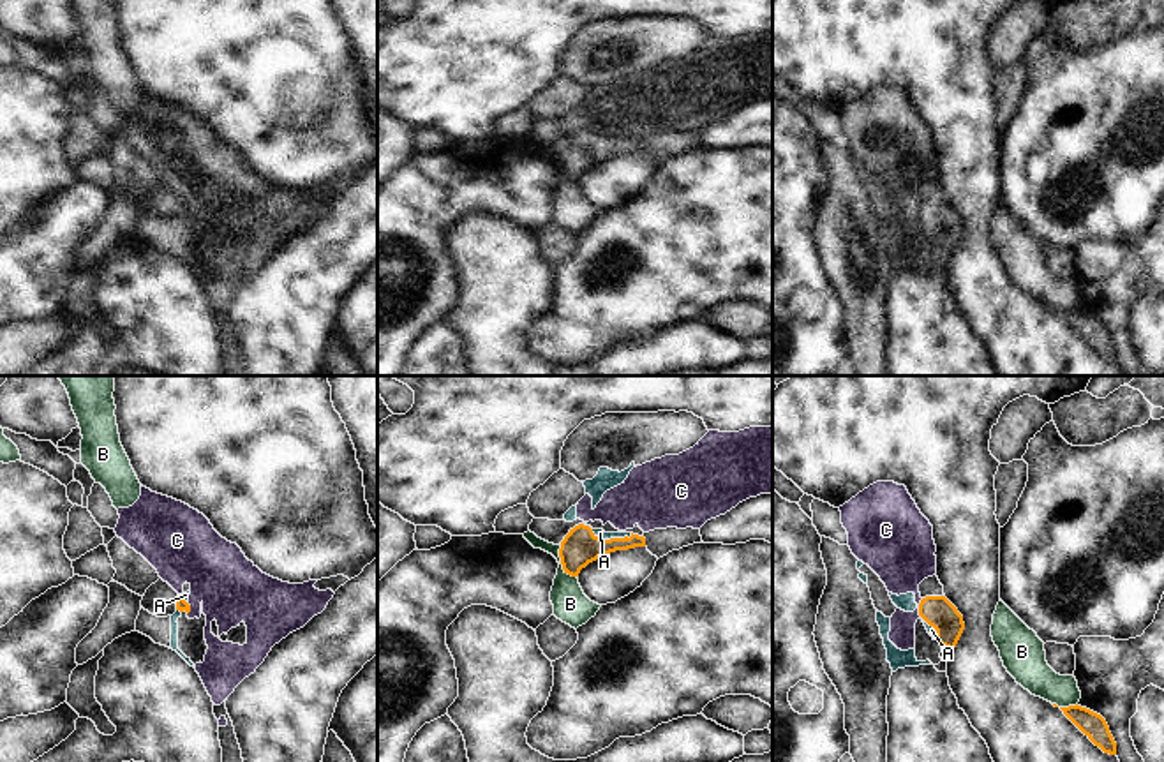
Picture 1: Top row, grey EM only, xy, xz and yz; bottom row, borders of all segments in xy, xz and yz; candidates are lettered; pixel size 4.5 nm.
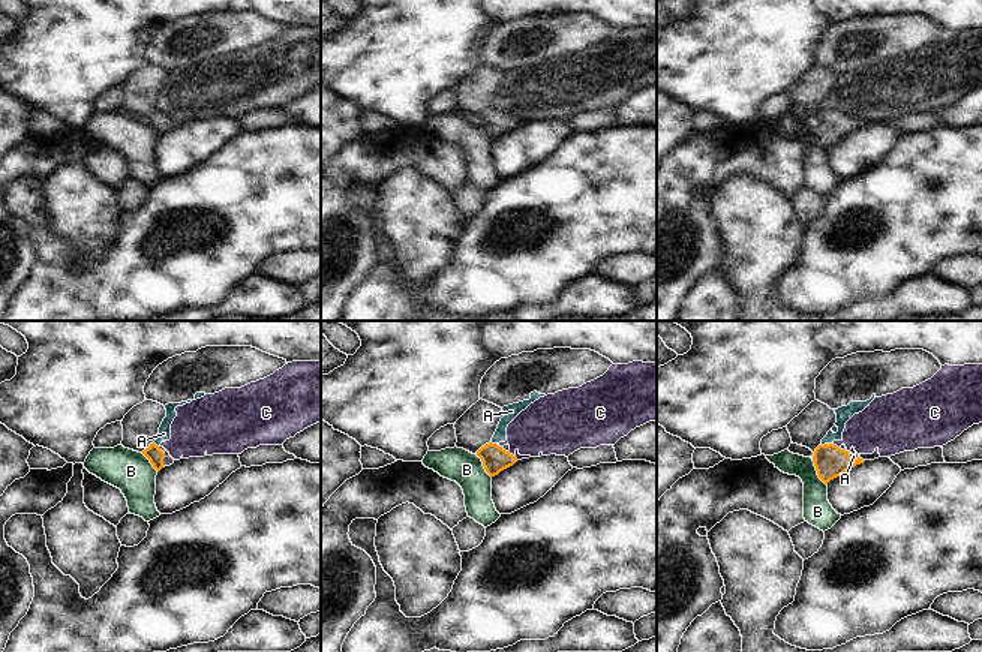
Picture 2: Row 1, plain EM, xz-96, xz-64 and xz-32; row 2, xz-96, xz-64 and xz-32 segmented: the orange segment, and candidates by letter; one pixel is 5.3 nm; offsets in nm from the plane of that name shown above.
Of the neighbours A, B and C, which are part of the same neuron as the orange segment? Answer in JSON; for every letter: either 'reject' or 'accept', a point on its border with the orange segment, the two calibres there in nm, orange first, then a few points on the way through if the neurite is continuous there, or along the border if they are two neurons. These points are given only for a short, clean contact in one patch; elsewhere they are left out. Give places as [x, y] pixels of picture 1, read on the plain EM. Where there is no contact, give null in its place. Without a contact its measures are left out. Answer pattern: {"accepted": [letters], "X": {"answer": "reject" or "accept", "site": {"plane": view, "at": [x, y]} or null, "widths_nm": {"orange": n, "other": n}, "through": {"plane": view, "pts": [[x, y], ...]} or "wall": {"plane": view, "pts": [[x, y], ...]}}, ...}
{"accepted": [], "A": {"answer": "reject", "site": {"plane": "xz", "at": [607, 145]}, "widths_nm": {"orange": 160, "other": 50}, "wall": {"plane": "xz", "pts": [[582, 129], [602, 143], [632, 140]]}}, "B": {"answer": "reject", "site": {"plane": "xz", "at": [561, 168]}, "widths_nm": {"orange": 160, "other": 160}}, "C": {"answer": "reject", "site": {"plane": "yz", "at": [919, 212]}, "widths_nm": {"orange": 140, "other": 280}}}

